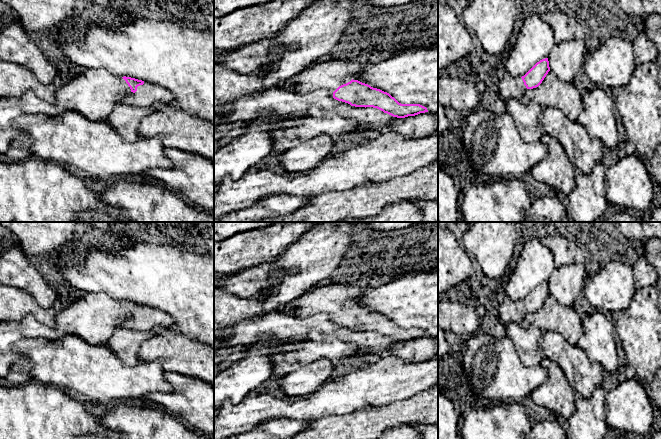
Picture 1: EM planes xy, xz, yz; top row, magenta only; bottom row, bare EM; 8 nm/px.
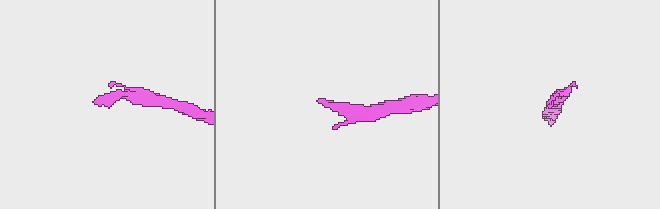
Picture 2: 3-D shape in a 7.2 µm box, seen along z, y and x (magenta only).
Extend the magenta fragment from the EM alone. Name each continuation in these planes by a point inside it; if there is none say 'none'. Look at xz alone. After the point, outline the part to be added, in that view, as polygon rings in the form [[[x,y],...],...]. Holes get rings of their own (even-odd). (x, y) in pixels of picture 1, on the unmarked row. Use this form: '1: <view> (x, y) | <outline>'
1: xz (330, 298) | [[[340,284],[314,287],[294,301],[295,316],[308,317],[318,313],[334,316],[361,296],[363,288]]]

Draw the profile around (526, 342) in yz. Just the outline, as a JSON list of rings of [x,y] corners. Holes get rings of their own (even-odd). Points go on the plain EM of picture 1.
[[[509,323],[506,326],[506,336],[511,340],[521,362],[528,367],[536,366],[544,358],[540,346],[543,331],[530,326],[525,329],[517,323]]]

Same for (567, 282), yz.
[[[584,263],[556,267],[548,282],[550,295],[562,306],[573,306],[575,299],[583,293],[586,271]]]

